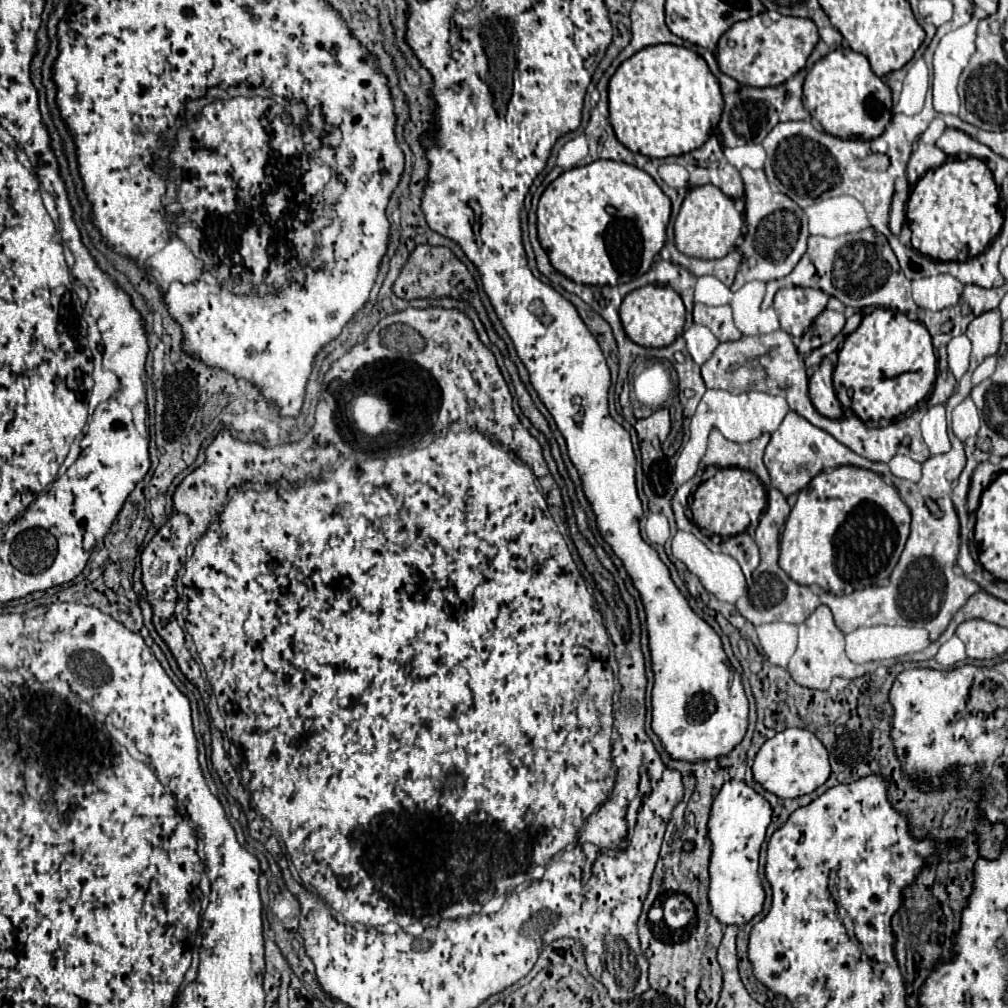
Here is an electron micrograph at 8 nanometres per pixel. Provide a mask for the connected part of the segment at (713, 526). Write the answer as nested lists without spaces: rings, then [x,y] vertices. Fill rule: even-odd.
[[[722,468],[716,472],[714,478],[698,486],[690,510],[692,520],[700,530],[708,534],[734,536],[744,532],[750,524],[754,524],[760,518],[764,506],[766,506],[766,492],[754,474],[740,468]]]

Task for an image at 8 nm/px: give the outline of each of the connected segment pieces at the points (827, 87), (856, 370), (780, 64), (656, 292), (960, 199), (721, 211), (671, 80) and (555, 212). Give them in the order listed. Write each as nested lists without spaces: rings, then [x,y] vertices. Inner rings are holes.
[[[838,48],[818,60],[804,80],[804,108],[820,122],[824,132],[836,138],[878,138],[892,120],[892,92],[872,72],[864,54]]]
[[[876,308],[864,316],[862,324],[846,338],[844,348],[838,352],[838,364],[834,368],[834,390],[844,408],[850,408],[862,422],[868,420],[894,420],[908,410],[916,408],[920,400],[928,396],[936,380],[936,356],[928,330],[922,322],[910,320],[902,312]]]
[[[762,12],[750,20],[736,22],[718,42],[716,60],[724,74],[730,78],[754,86],[772,88],[780,86],[796,72],[800,72],[818,42],[818,28],[808,18],[790,18],[778,12]]]
[[[642,286],[622,300],[620,320],[626,336],[638,346],[664,348],[670,346],[684,330],[684,304],[670,286]]]
[[[978,158],[946,162],[928,170],[914,186],[906,220],[912,230],[912,246],[924,256],[940,262],[964,262],[986,250],[1002,228],[998,210],[1000,194],[988,166]]]
[[[706,184],[688,190],[684,204],[680,208],[680,214],[674,222],[676,232],[676,248],[692,258],[706,258],[706,260],[718,260],[724,258],[728,252],[736,248],[736,240],[742,234],[742,214],[736,212],[734,202],[722,194],[720,188]]]
[[[658,44],[620,64],[608,86],[608,104],[616,138],[628,150],[648,158],[668,158],[696,150],[708,140],[720,122],[724,100],[702,56],[682,46]]]
[[[596,160],[560,174],[544,190],[538,204],[538,238],[552,266],[572,282],[588,286],[618,286],[646,274],[666,242],[668,222],[670,198],[654,178],[636,166],[614,160]],[[608,204],[616,208],[614,216],[606,212]]]

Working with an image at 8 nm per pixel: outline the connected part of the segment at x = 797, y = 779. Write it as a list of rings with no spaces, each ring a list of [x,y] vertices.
[[[786,728],[760,748],[754,766],[754,780],[780,798],[798,798],[814,792],[830,776],[830,762],[824,744],[804,728]]]

